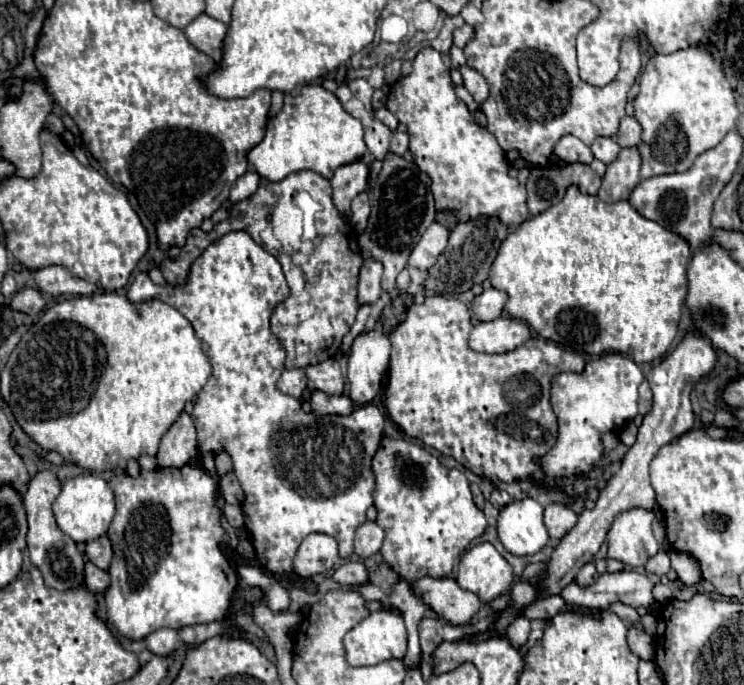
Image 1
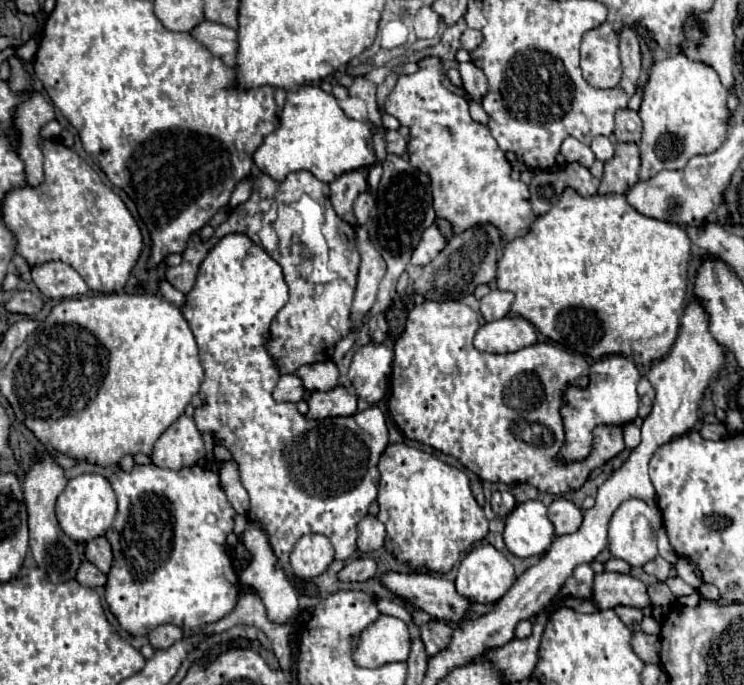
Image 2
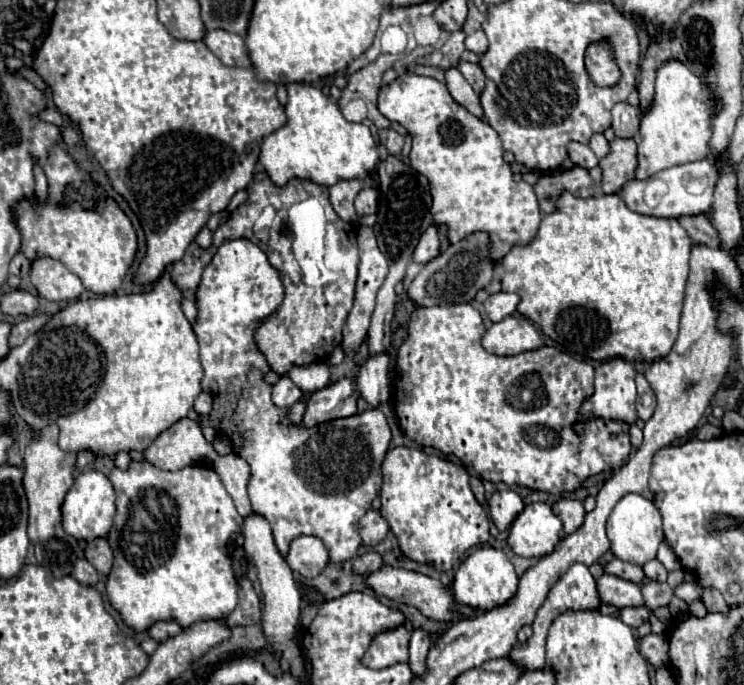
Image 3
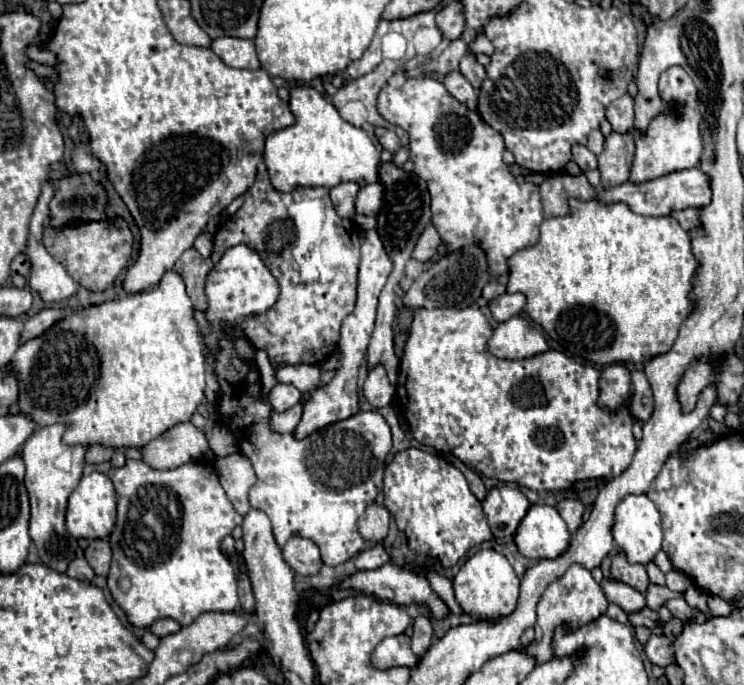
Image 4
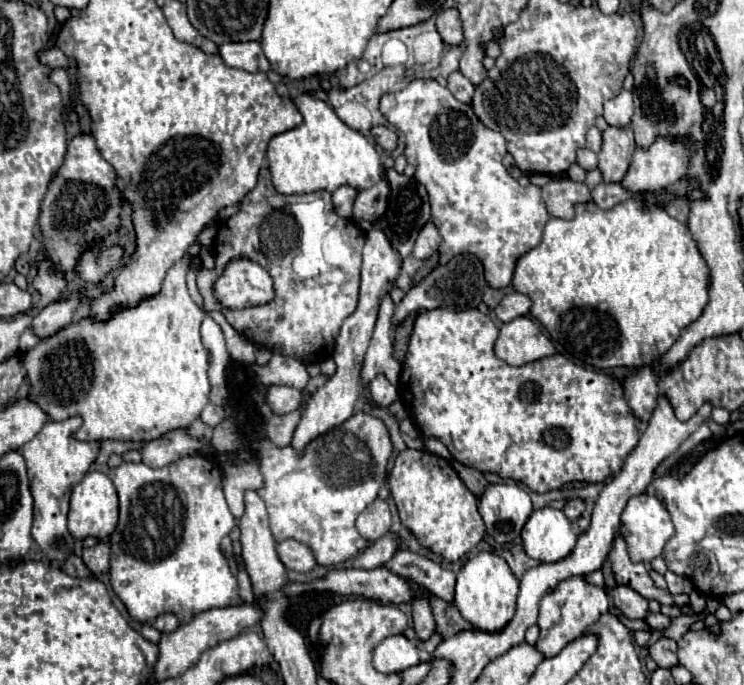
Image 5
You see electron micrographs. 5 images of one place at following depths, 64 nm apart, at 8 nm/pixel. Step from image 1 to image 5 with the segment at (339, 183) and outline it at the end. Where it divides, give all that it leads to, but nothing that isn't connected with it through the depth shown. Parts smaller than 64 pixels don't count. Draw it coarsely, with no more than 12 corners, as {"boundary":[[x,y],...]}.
{"boundary":[[340,186],[332,194],[336,214],[342,218],[352,216],[356,190]]}

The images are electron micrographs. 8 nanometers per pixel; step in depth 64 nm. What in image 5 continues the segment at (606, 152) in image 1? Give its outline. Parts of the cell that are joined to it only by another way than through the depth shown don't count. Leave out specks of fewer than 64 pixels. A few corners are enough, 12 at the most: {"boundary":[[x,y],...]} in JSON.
{"boundary":[[596,126],[586,132],[586,148],[600,150],[600,130]]}

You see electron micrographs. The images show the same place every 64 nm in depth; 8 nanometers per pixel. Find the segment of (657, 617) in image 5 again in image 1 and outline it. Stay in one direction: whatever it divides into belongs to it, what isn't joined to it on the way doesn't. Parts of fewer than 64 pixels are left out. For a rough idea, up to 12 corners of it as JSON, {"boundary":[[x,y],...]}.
{"boundary":[[622,602],[610,606],[614,614],[628,624],[640,622],[638,614],[632,606]]}

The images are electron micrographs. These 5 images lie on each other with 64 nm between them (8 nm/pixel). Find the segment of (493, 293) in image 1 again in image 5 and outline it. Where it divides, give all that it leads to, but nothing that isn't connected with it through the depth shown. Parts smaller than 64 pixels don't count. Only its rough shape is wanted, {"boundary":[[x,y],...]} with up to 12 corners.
{"boundary":[[508,292],[496,308],[502,322],[528,316],[532,300]]}

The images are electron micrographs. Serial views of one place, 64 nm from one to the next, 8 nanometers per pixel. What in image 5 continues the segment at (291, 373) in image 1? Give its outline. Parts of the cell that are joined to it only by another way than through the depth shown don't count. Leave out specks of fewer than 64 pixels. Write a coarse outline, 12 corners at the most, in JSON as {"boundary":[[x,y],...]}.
{"boundary":[[270,386],[266,404],[276,416],[300,408],[302,392]]}

